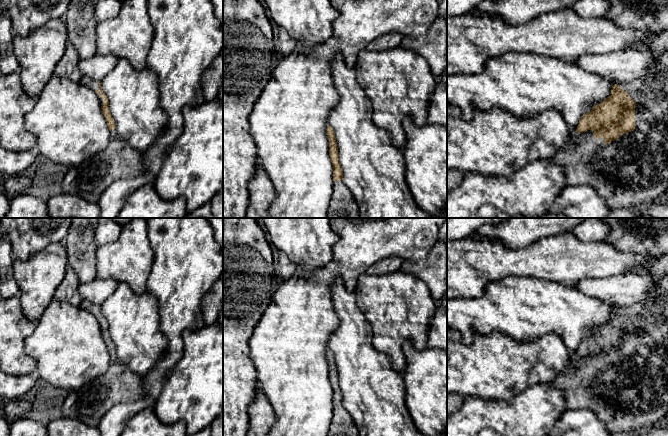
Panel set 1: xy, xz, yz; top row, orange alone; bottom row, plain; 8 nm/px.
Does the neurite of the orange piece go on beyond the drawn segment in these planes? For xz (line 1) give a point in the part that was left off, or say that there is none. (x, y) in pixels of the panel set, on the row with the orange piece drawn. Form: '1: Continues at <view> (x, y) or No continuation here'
1: Continues at xz (342, 204)

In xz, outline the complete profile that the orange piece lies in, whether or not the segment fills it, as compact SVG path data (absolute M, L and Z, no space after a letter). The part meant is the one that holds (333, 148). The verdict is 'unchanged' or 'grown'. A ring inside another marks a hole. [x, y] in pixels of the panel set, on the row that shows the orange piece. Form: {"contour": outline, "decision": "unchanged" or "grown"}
{"contour": "M329 125L327 127L327 135L329 141L329 156L333 166L333 191L329 203L327 218L359 218L358 204L351 191L343 182L343 172L342 172L341 164L339 162L336 137L332 127Z", "decision": "grown"}

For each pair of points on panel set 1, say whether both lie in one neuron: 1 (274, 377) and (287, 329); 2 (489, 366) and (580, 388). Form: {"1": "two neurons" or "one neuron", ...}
{"1": "one neuron", "2": "two neurons"}

